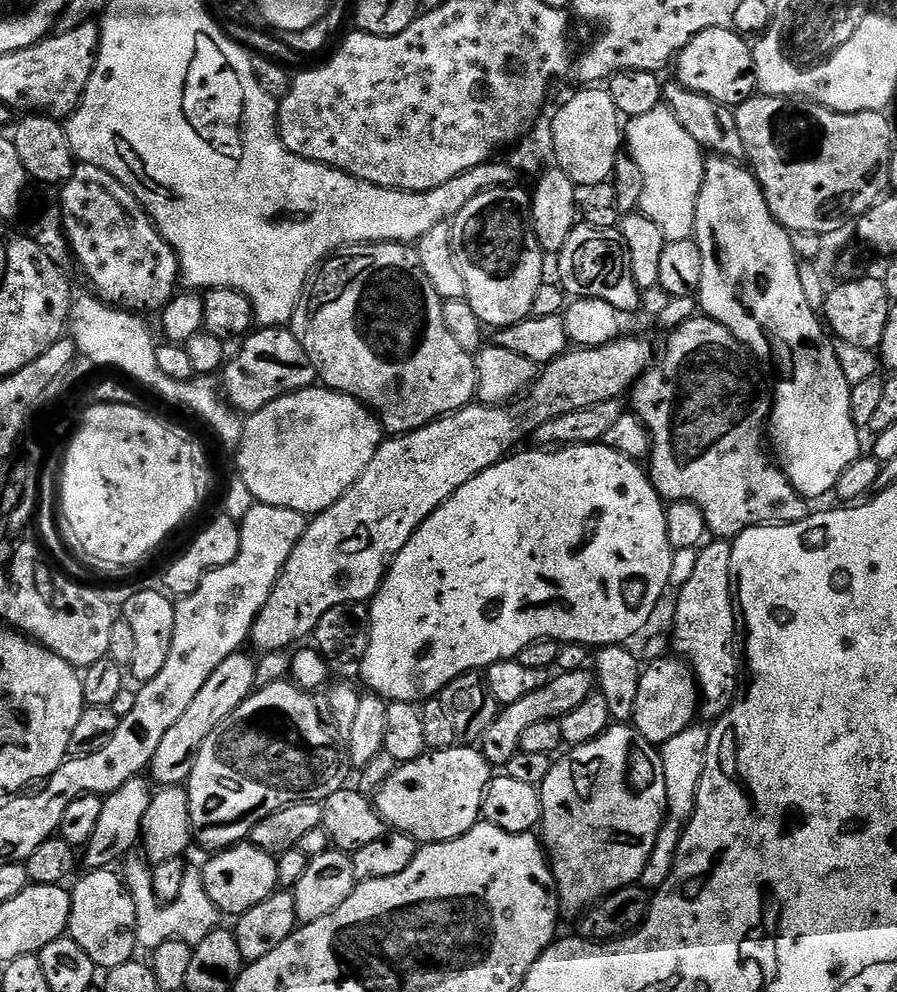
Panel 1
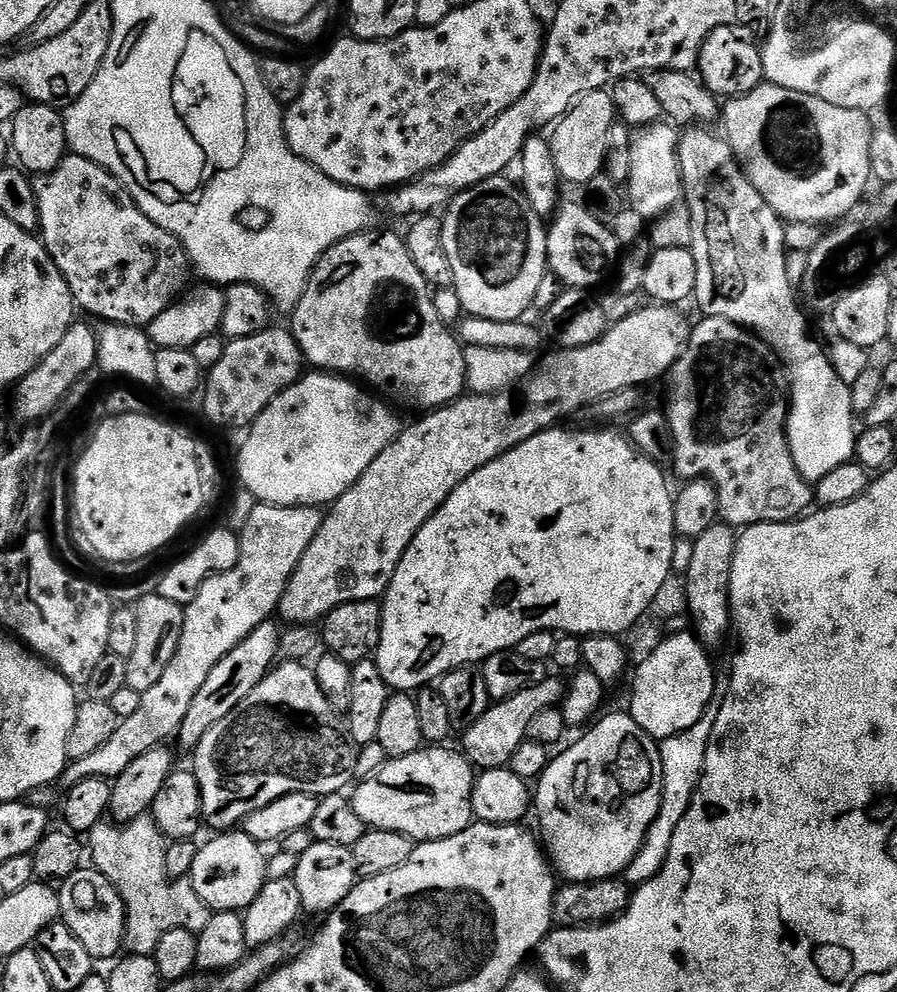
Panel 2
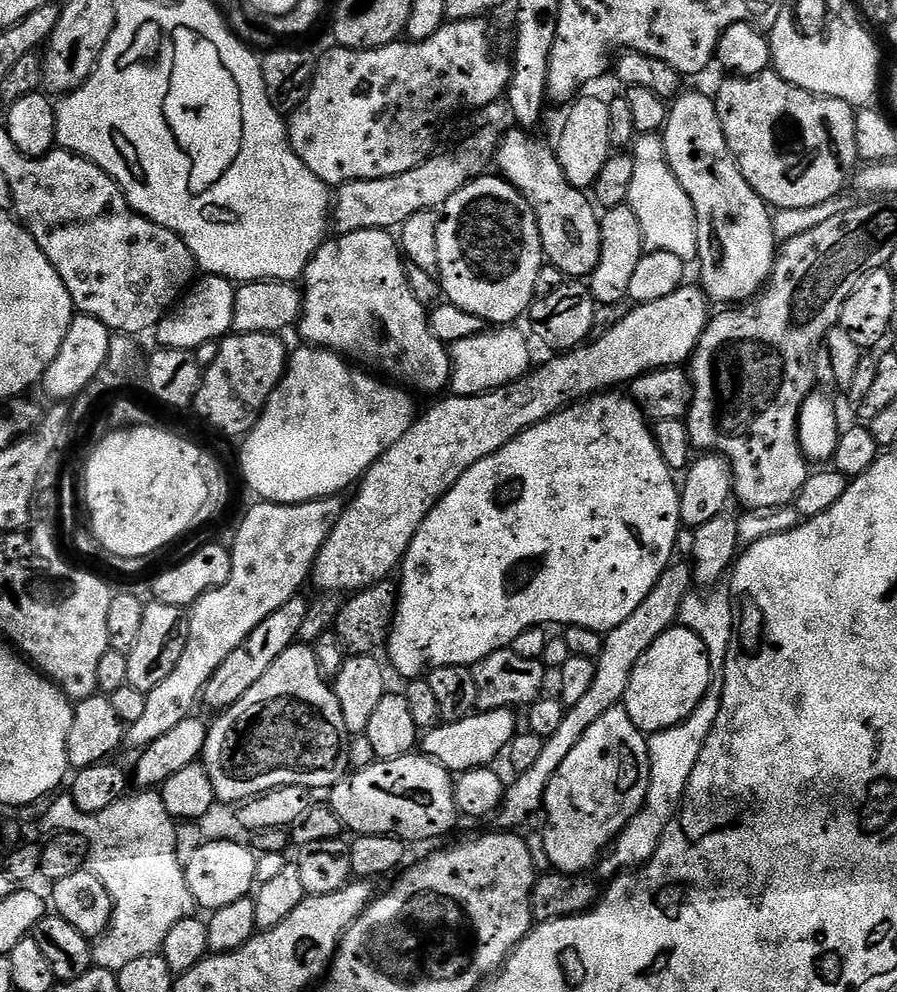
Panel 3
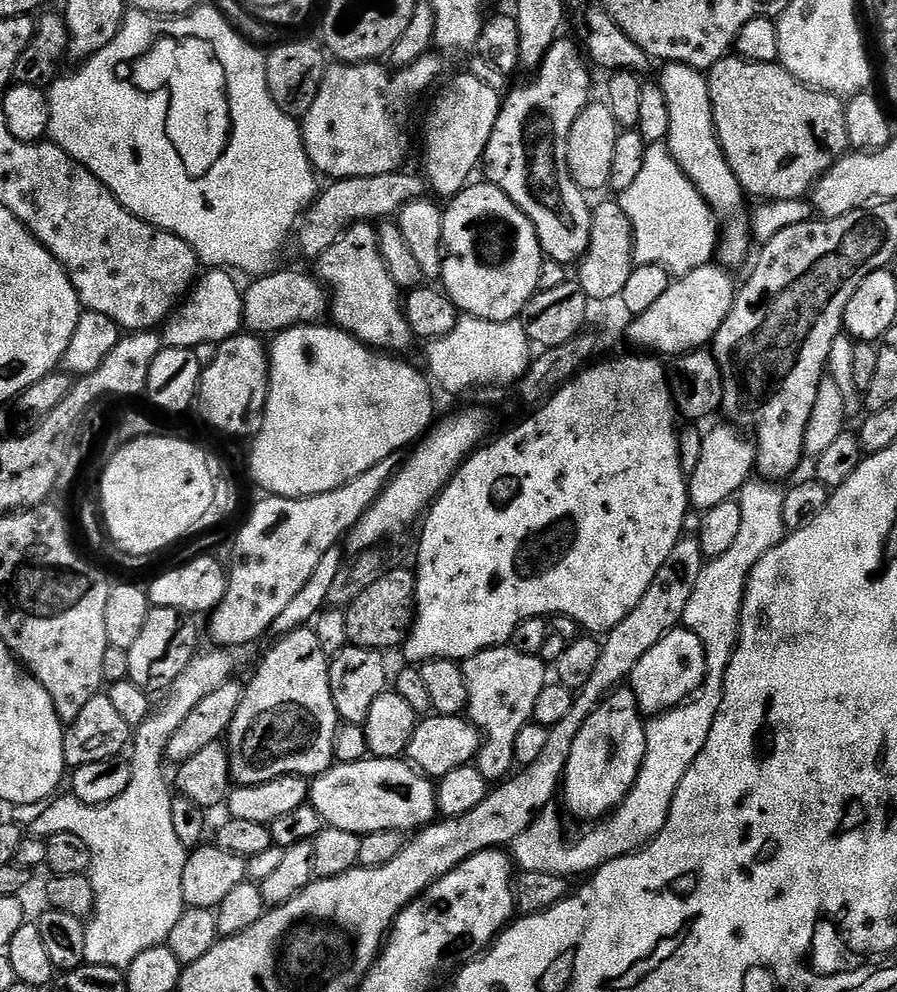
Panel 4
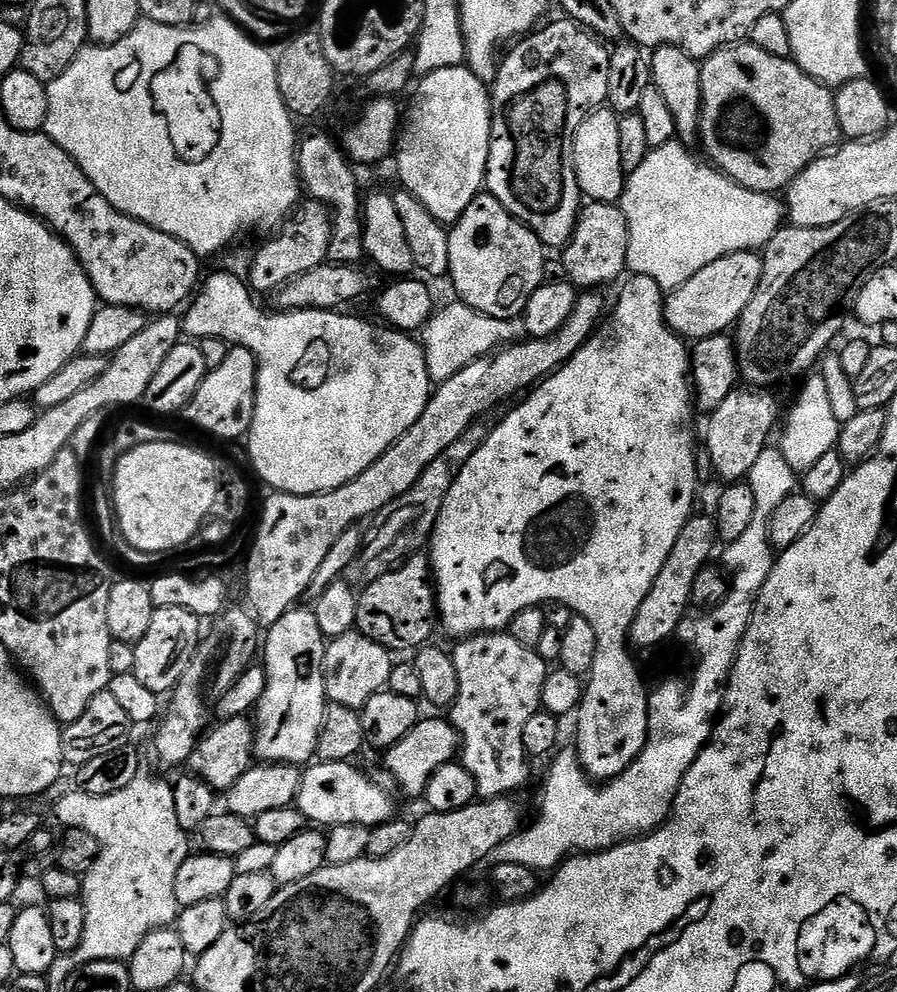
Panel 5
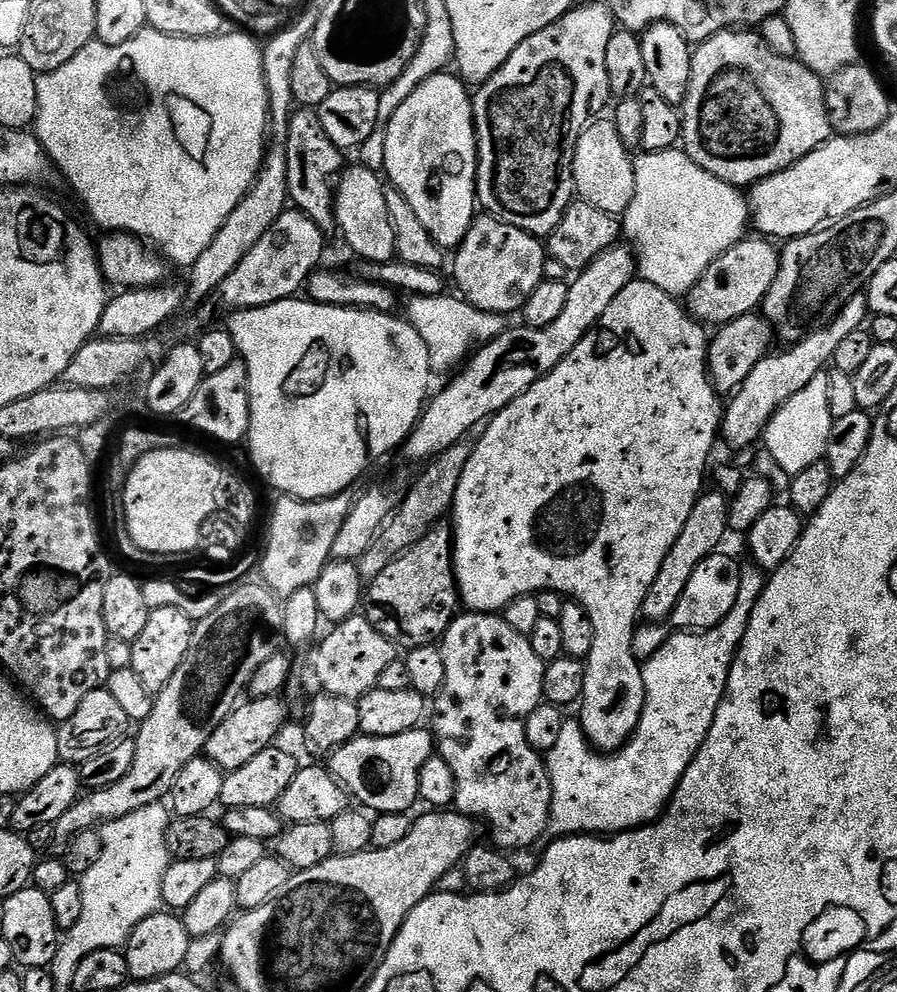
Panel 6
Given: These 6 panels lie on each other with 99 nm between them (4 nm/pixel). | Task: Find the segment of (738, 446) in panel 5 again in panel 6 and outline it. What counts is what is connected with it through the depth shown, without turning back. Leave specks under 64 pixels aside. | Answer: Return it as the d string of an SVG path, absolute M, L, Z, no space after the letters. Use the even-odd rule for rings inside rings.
M867 295L855 296L829 324L815 332L809 332L803 340L795 341L791 345L793 348L764 355L758 366L750 370L746 382L742 382L742 386L729 399L733 400L727 401L722 421L723 443L725 440L732 448L748 448L755 440L757 443L763 437L766 426L772 421L772 415L790 398L794 398L794 394L810 386L812 379L831 365L834 350L838 350L838 345L846 339L846 334L861 331L869 316Z

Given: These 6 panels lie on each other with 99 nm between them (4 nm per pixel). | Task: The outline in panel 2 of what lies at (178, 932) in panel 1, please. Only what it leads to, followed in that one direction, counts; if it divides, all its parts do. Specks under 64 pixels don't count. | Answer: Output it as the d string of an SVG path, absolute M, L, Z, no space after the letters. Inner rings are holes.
M139 816L136 820L131 820L128 824L117 826L112 822L101 822L94 826L86 836L86 848L90 853L91 863L96 871L110 878L114 890L124 903L126 910L126 934L124 935L124 948L133 956L151 956L156 951L158 942L162 942L162 934L170 934L170 930L190 930L200 933L206 930L206 922L210 922L212 909L208 908L194 894L194 886L191 879L169 880L164 873L163 863L148 864L148 828L150 832L150 820L148 816Z

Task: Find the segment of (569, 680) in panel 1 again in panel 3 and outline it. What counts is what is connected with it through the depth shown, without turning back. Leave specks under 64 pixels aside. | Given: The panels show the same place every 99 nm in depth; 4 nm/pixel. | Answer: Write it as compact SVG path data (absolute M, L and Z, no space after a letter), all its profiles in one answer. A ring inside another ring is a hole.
M499 708L489 712L475 711L472 715L462 718L458 722L449 724L440 723L436 728L427 729L422 736L423 755L429 756L434 762L438 762L448 772L459 774L469 772L475 768L495 765L496 759L501 759L502 753L507 749L508 744L516 737L518 725L516 725L517 713L510 708Z

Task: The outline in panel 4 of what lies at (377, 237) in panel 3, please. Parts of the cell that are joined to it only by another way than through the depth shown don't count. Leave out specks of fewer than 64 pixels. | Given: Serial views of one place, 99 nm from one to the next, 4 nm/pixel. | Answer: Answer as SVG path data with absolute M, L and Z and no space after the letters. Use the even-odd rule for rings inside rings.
M371 223L353 224L342 239L315 261L314 268L320 283L330 293L330 320L335 327L357 336L370 348L404 354L414 344L414 337L404 317L401 289L390 278L390 270L386 270L376 233Z

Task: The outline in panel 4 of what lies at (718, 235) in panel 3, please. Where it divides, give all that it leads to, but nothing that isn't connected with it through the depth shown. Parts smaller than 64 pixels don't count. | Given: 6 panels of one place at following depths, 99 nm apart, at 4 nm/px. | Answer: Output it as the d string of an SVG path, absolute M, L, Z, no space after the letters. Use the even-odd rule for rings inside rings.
M665 63L664 68L658 77L658 83L662 94L666 94L666 106L670 109L670 130L668 131L667 146L668 152L678 162L678 166L694 182L698 194L702 194L704 201L711 206L716 213L717 221L722 225L722 235L718 241L718 260L724 268L736 270L736 267L748 256L748 251L754 245L752 225L750 223L749 209L744 209L746 193L738 182L734 170L730 170L730 162L726 162L726 154L720 145L720 139L716 136L714 126L714 114L712 113L712 103L710 102L710 90L708 89L707 75L699 68L691 68L685 64Z

